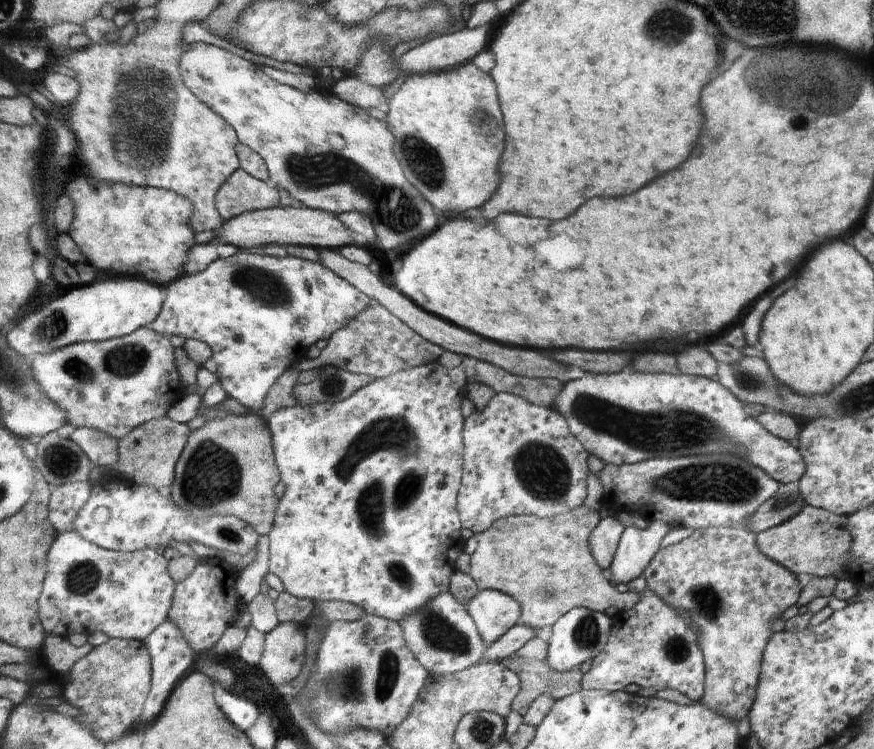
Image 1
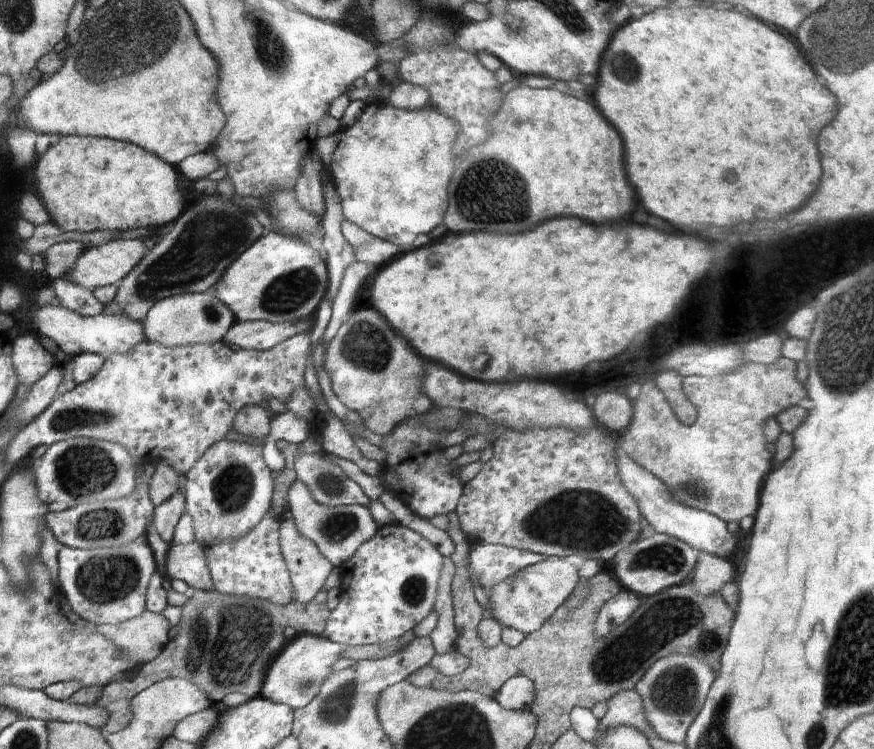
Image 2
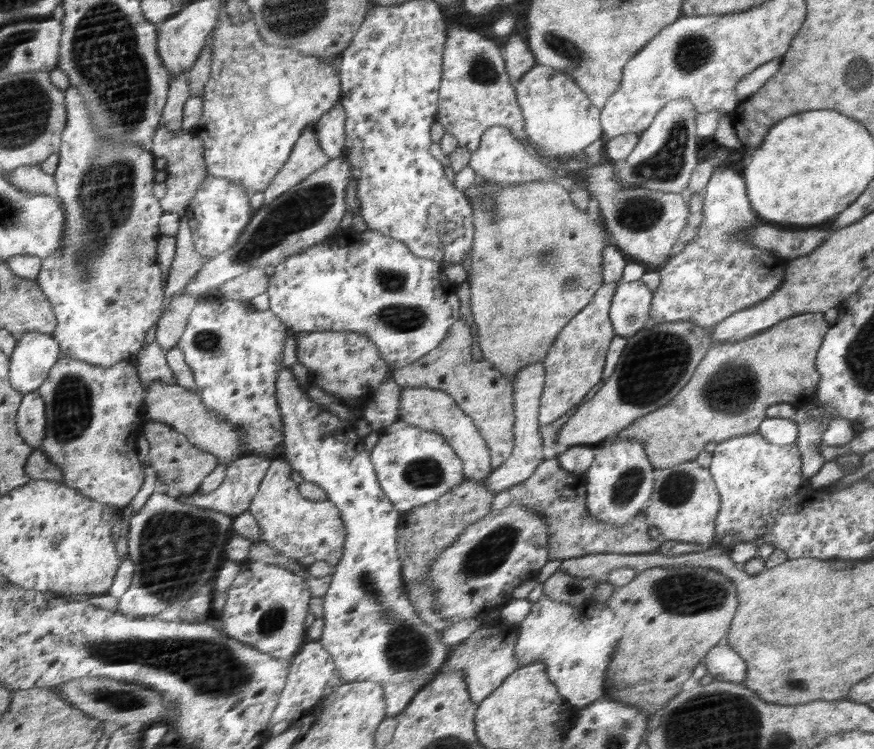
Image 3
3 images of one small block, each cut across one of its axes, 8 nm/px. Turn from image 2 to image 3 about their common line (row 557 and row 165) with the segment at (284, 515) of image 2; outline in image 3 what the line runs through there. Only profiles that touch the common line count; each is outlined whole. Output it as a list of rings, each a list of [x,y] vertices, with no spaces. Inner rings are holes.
[[[314,127],[306,128],[297,140],[288,162],[278,171],[276,178],[264,191],[263,204],[270,204],[288,189],[304,181],[310,173],[326,165],[330,158],[322,152]]]

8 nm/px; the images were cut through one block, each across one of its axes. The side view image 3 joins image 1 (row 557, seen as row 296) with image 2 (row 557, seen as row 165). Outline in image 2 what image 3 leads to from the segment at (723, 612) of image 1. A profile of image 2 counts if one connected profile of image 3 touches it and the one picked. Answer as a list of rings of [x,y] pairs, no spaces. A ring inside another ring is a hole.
[[[618,444],[617,449],[621,480],[624,482],[626,488],[629,489],[629,492],[636,498],[638,505],[641,508],[641,512],[644,514],[645,521],[650,526],[650,531],[667,534],[668,536],[677,538],[678,540],[686,541],[686,544],[693,545],[693,547],[698,548],[700,552],[710,553],[714,556],[719,556],[725,559],[735,550],[736,537],[728,531],[726,521],[723,521],[721,517],[692,508],[692,506],[682,504],[681,501],[674,500],[673,493],[670,492],[669,486],[666,485],[665,481],[654,476],[649,470],[643,469],[642,465],[639,465],[633,457],[628,456],[624,450],[619,448]]]

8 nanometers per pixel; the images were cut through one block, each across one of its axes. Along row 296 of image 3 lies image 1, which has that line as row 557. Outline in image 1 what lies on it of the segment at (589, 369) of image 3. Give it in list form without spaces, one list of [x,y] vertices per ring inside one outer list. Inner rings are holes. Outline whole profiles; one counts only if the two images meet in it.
[[[610,516],[601,519],[598,532],[594,532],[594,536],[589,538],[589,547],[594,548],[594,560],[598,560],[598,566],[602,571],[612,566],[613,556],[623,535],[622,530],[622,524]]]

